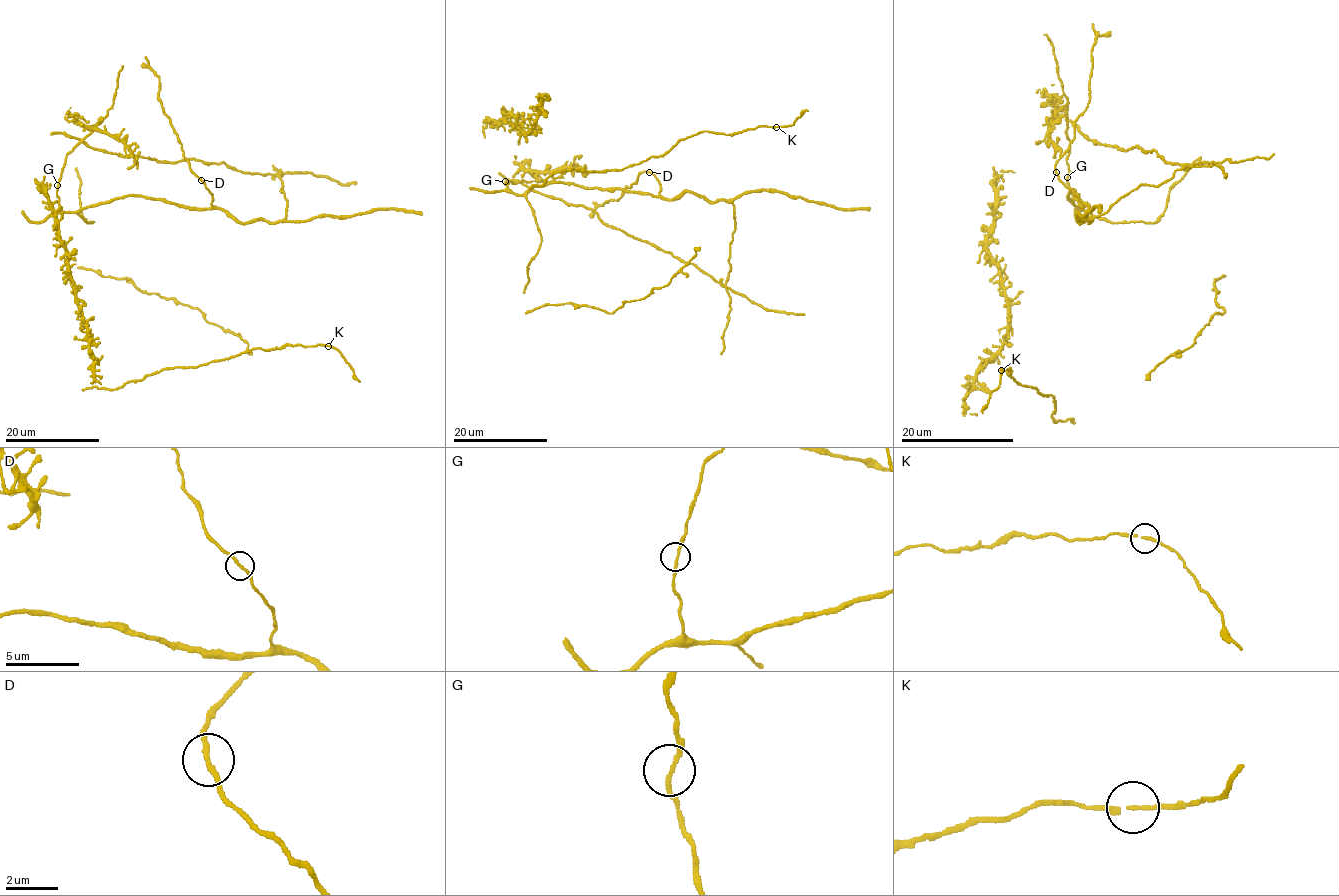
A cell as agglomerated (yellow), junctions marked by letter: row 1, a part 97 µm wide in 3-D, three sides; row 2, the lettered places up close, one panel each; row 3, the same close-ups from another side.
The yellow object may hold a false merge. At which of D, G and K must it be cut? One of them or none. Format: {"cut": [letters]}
{"cut": []}

